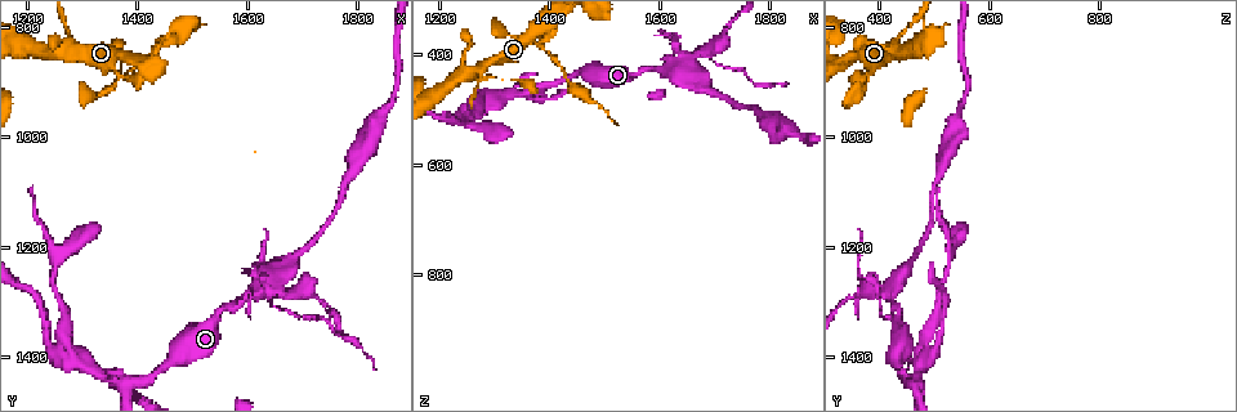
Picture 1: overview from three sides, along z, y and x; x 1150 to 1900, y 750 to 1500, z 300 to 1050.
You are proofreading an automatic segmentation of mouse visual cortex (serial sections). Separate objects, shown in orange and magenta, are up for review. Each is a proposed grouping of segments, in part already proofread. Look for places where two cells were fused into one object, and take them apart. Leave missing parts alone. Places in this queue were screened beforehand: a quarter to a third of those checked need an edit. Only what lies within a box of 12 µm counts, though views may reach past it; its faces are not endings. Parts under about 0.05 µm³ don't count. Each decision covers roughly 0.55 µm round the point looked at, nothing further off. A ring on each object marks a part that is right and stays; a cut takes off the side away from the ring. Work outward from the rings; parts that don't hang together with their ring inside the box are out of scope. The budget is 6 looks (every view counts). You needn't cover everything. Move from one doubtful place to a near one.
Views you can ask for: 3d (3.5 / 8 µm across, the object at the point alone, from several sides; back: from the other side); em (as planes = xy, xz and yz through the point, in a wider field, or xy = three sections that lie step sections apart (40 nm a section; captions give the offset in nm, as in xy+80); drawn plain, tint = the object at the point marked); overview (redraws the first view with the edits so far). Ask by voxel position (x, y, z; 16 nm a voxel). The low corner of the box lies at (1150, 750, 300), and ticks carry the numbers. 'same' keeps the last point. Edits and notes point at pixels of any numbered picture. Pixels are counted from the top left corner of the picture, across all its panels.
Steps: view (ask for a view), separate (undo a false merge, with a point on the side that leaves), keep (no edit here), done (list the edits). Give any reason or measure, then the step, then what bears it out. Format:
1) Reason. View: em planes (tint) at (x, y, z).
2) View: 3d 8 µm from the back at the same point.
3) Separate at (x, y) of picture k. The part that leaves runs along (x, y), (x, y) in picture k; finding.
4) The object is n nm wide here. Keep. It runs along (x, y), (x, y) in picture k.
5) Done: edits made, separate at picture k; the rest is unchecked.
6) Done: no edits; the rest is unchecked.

Three arms meet. View: 3d 3.5 µm at (1380, 890, 375).

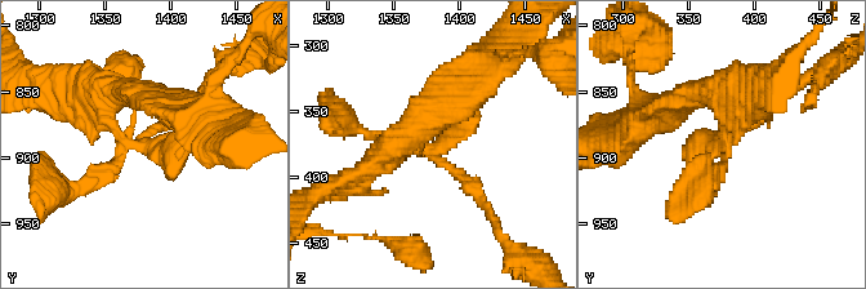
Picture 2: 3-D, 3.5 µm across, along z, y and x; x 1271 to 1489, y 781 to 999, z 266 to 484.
Need the tissue. View: em xy step 2 (tint) at (1382, 890, 380).

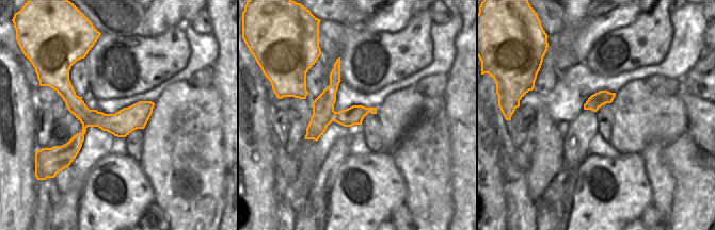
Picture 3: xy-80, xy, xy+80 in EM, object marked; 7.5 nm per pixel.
The object is 150 nm wide here. Separate at (452, 137) of picture 2. The part that leaves runs along (420, 149), (464, 178), (491, 216) in picture 2; a second cell is stuck on.

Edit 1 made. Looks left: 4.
See it whole again. View: overview.

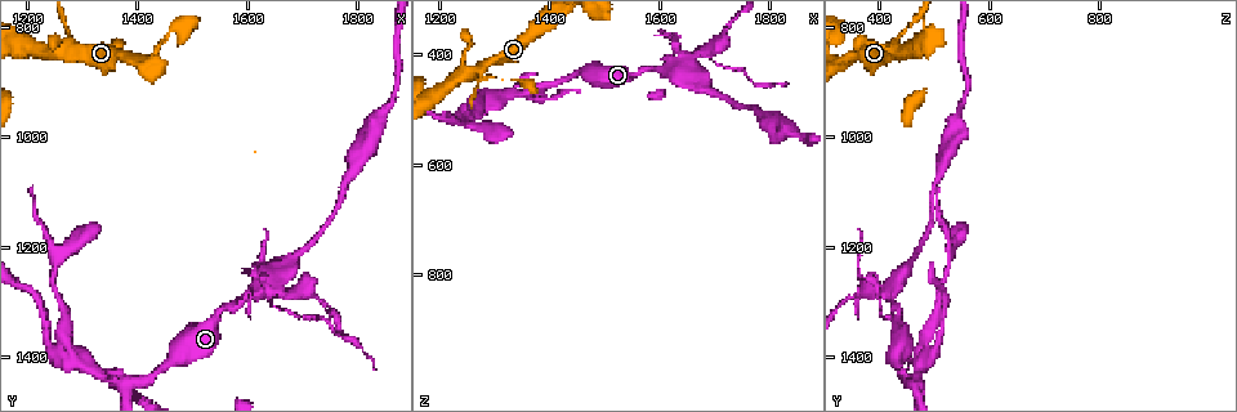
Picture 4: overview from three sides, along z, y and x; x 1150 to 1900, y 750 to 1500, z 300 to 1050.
View: em planes (tint) at (1380, 1450, 465).

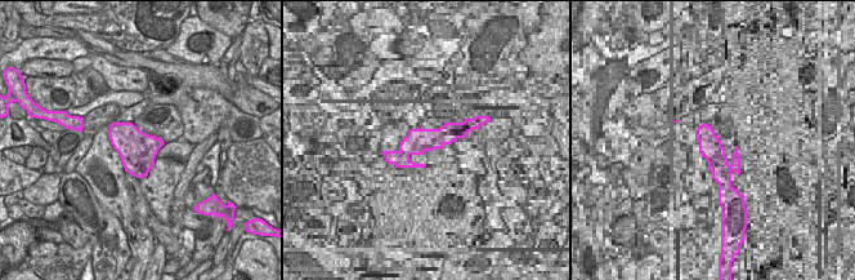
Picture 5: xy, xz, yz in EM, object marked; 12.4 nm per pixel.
Wider look. View: 3d 3.5 µm at the same point.

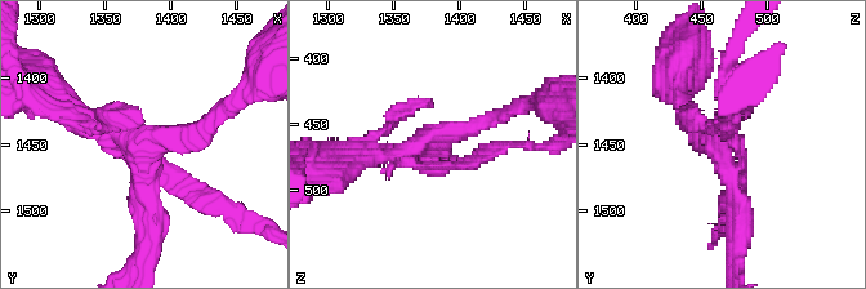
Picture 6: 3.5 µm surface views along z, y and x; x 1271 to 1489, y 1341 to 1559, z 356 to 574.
4 arms meet here; the arms are 150, 200, 200, 250 nm wide. Separate at (138, 119) of picture 6. Two cells meet here.

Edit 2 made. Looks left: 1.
Done: edits made, separate at picture 2, separate at picture 6; the rest is unchecked.

